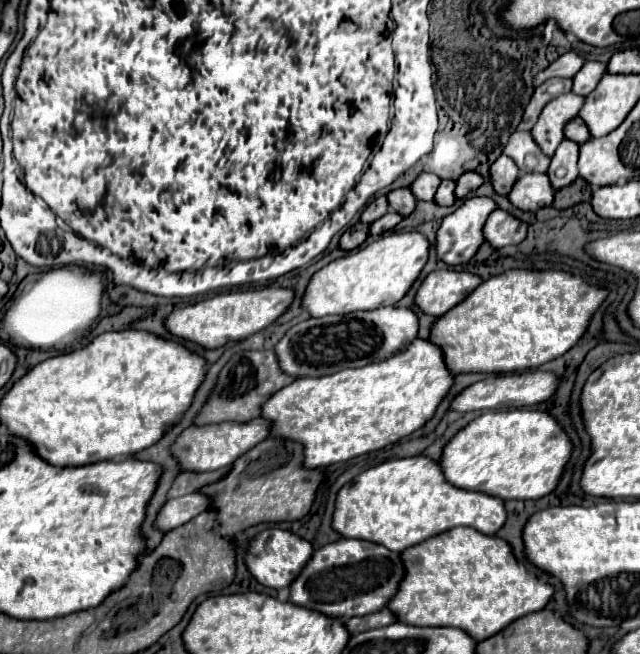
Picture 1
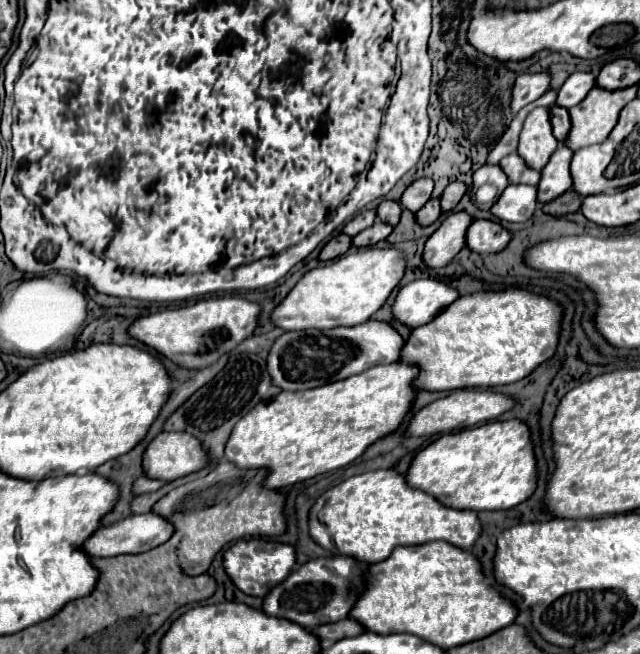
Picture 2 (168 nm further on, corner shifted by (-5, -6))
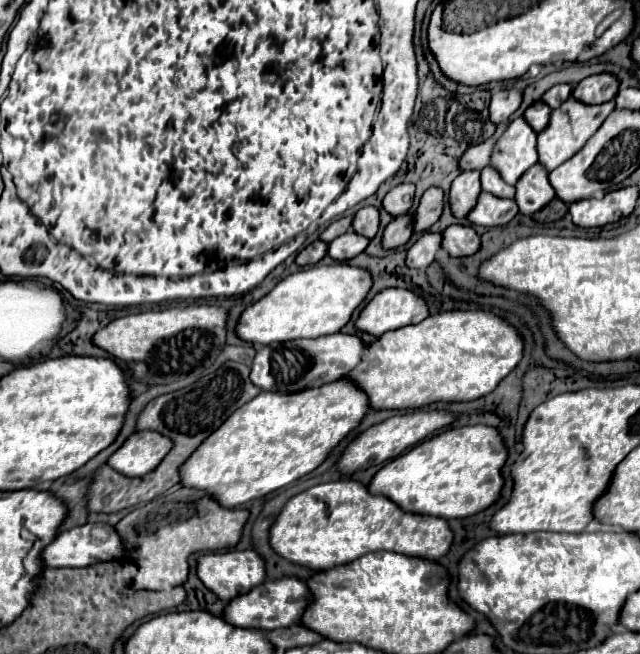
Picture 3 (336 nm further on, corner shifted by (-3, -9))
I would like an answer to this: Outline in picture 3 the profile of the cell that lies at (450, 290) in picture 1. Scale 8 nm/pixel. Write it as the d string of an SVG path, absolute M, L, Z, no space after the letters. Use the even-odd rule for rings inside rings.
M386 288L378 292L358 314L354 326L360 332L380 336L388 330L396 330L408 324L418 324L428 316L426 302L400 288Z

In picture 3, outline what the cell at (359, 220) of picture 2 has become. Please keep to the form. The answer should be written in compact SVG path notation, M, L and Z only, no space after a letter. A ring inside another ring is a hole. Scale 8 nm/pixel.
M340 218L340 220L332 222L332 224L320 234L320 240L332 242L332 238L338 238L340 234L344 234L344 232L350 230L350 222L352 222L352 218Z

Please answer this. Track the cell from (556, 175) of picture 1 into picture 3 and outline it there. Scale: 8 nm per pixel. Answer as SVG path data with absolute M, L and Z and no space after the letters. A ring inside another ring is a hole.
M534 164L530 170L526 170L526 174L522 174L522 178L516 182L514 200L520 214L530 216L542 210L554 196L556 194L548 182L548 172L540 164Z

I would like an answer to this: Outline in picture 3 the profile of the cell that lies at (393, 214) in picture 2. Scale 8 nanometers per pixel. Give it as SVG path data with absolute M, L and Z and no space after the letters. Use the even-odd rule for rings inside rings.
M364 206L354 214L354 226L352 230L356 234L362 234L366 238L372 238L378 234L378 210L372 206Z

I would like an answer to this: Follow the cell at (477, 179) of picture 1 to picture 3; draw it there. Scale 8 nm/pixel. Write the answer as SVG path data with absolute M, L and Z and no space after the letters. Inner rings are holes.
M428 188L422 198L420 204L414 212L414 222L412 222L412 230L414 232L424 232L428 230L442 214L442 204L444 204L444 192L440 188Z

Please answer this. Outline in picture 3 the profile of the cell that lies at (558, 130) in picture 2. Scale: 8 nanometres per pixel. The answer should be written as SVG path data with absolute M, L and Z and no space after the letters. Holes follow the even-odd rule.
M538 100L530 108L526 108L524 116L526 116L526 122L530 124L530 128L534 132L538 132L538 130L544 130L546 128L548 118L550 118L550 108L542 100Z

